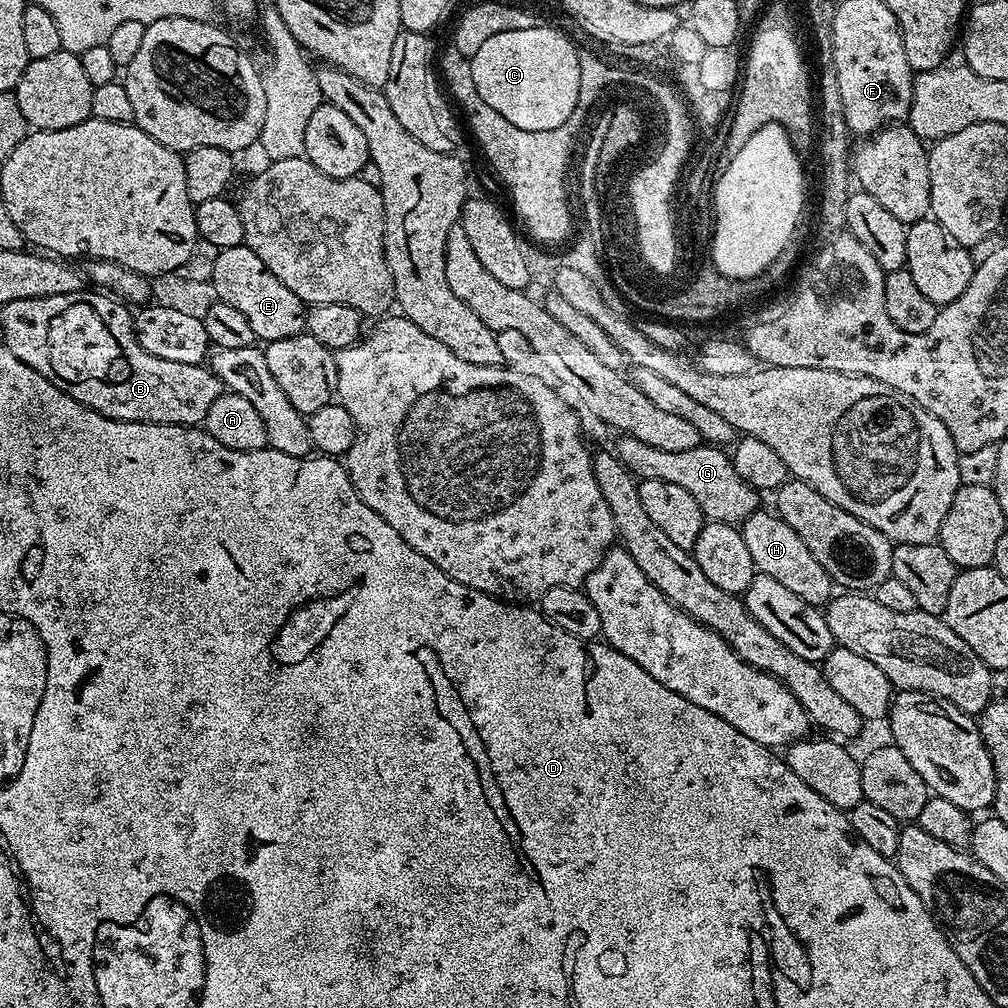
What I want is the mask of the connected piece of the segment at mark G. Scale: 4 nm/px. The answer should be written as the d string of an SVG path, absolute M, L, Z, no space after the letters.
M621 435L619 439L620 441L614 445L614 451L633 476L640 480L657 480L682 486L682 490L694 494L694 502L698 502L705 521L739 525L751 512L761 507L761 497L757 489L751 488L746 482L742 482L742 478L738 478L738 470L734 470L732 457L723 447L701 446L690 450L662 450L646 446L646 442L638 442L638 438L633 436Z

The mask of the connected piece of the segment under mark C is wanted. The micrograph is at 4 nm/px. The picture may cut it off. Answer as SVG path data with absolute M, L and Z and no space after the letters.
M551 26L508 30L487 39L471 58L474 83L487 105L528 131L561 127L579 102L580 52Z

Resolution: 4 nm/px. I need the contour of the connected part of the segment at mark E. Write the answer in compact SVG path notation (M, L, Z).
M245 244L222 248L214 266L214 274L210 281L210 288L213 288L215 299L234 306L250 322L250 330L254 330L257 341L267 342L278 338L290 338L299 336L305 331L304 314L305 305L294 294L294 290L286 290L266 265L262 258L254 254Z

